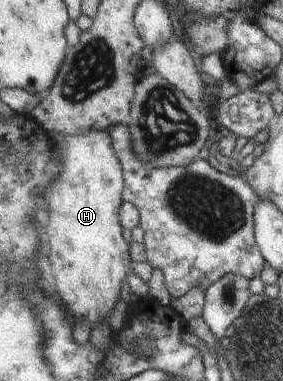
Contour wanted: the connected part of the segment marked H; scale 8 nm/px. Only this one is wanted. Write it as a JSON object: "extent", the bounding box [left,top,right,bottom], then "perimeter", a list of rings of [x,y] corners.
{"extent":[43,131,130,330],"perimeter":[[[90,131],[82,135],[63,135],[49,132],[54,140],[55,149],[63,156],[65,169],[53,186],[43,193],[48,204],[50,222],[44,228],[51,246],[51,267],[58,281],[58,290],[64,304],[68,306],[73,322],[82,321],[94,330],[100,322],[108,320],[114,312],[118,298],[122,296],[122,282],[127,282],[130,274],[130,245],[122,236],[121,206],[126,184],[123,164],[113,150],[113,140],[107,131]]]}

